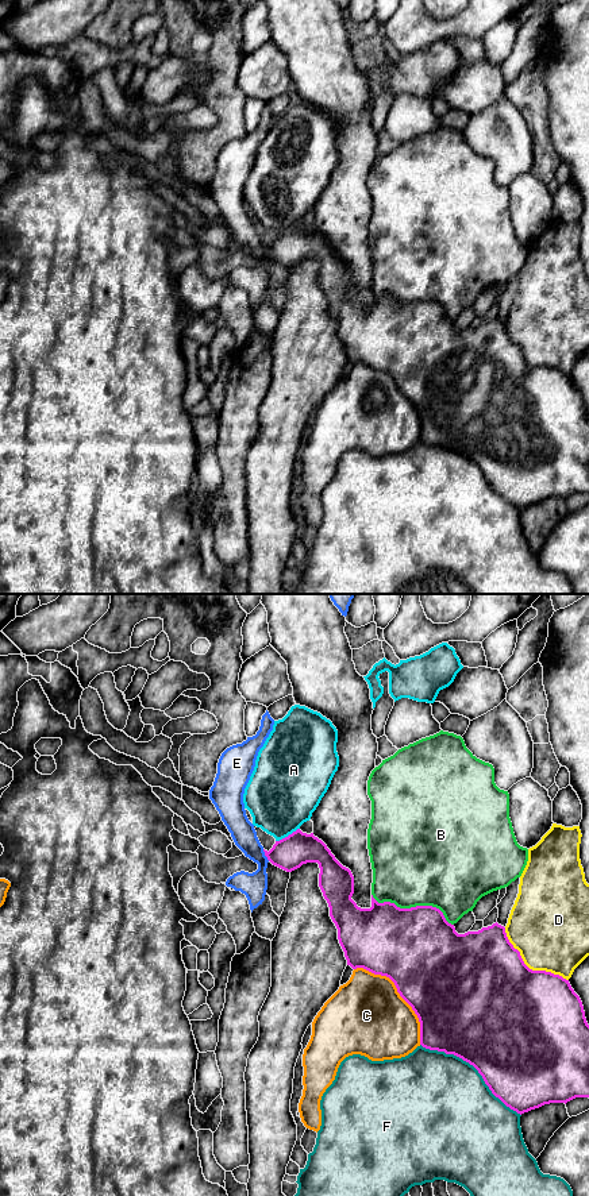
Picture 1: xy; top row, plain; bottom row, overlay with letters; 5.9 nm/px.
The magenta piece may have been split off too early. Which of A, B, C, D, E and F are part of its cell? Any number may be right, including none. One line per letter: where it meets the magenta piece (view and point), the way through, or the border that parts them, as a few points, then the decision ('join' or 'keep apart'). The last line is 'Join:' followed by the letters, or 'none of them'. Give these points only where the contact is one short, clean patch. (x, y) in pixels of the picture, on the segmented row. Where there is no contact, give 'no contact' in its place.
A: meets magenta in xy at (288, 836); keep apart
B: meets magenta in xy at (414, 907); keep apart
C: meets magenta in xy at (399, 992); keep apart
D: meets magenta in xy at (527, 967); keep apart
E: meets magenta in xy at (265, 855); border along xy (262, 849), (269, 860); keep apart
F: meets magenta in xy at (474, 1067); keep apart
Join: none of them

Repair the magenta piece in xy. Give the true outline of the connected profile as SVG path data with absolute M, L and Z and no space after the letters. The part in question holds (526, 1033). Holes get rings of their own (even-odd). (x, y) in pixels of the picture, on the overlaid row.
M297 829L276 841L269 852L263 852L273 865L286 872L307 863L319 864L319 887L338 929L347 965L386 976L394 983L400 996L419 1018L423 1048L454 1054L473 1065L492 1093L520 1115L544 1104L566 1104L575 1097L589 1097L589 1025L582 1002L569 980L551 972L530 969L520 952L509 942L504 926L496 922L478 931L458 934L436 907L400 908L390 902L378 903L373 895L372 907L361 908L351 899L351 871L343 867L313 833L307 834Z

